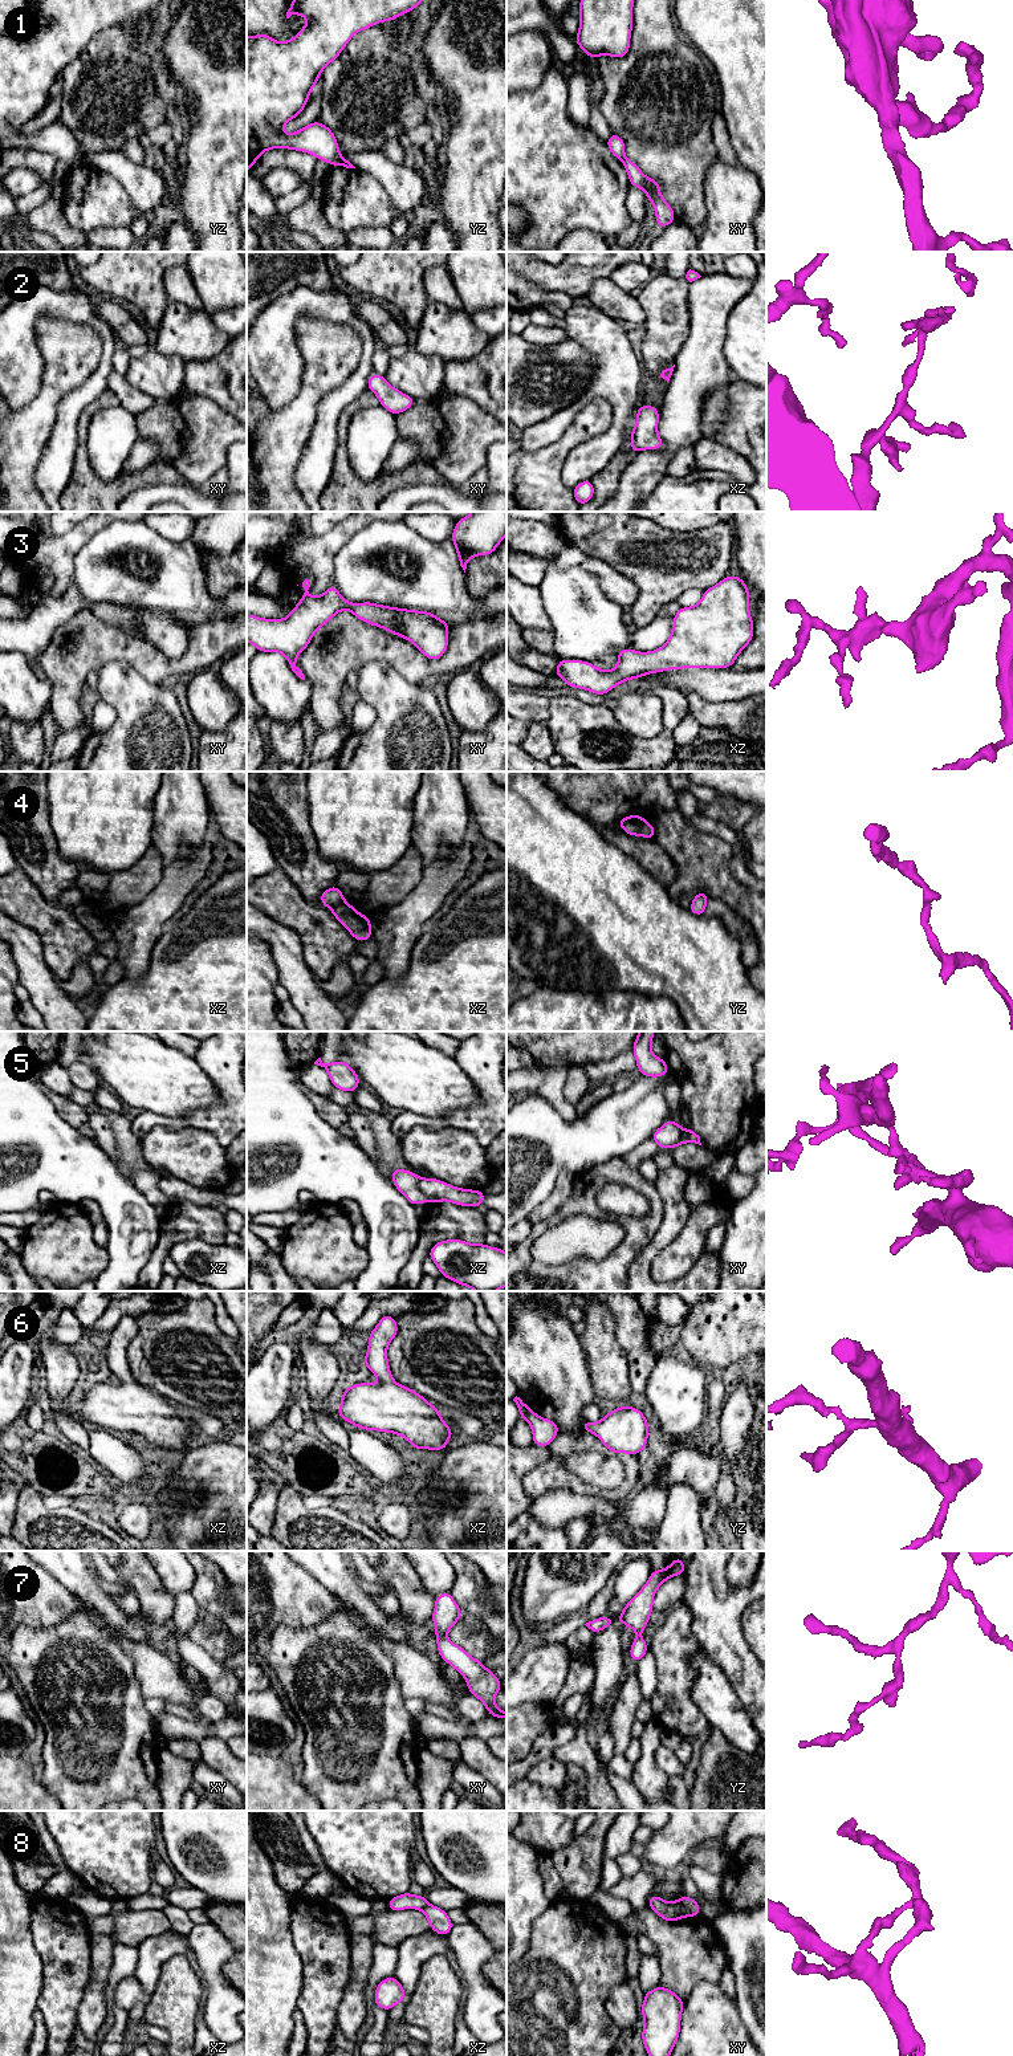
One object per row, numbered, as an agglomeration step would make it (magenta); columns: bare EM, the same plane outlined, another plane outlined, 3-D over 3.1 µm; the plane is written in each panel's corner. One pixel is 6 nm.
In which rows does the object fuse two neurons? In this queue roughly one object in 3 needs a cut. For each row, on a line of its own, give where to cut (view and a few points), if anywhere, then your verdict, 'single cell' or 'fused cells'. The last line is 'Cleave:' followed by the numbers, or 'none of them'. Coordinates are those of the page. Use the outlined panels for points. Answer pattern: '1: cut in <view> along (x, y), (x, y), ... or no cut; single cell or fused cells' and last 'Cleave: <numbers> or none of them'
1: cut in yz along (340, 157), (332, 165); fused cells
2: no cut; single cell
3: no cut; single cell
4: no cut; single cell
5: cut in xz along (419, 1177), (418, 1187), (427, 1200); fused cells
6: no cut; single cell
7: no cut; single cell
8: cut in xy along (680, 1898), (690, 1916); fused cells
Cleave: 1, 5, 8

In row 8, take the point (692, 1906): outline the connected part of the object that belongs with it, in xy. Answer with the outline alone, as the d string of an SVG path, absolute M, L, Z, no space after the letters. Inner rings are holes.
M680 1894L680 1900L683 1905L687 1908L689 1917L699 1917L700 1914L700 1905L697 1901L692 1900L691 1897Z

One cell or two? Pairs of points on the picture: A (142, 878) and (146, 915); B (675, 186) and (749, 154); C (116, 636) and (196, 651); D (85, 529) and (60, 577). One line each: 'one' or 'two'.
A: two
B: two
C: one
D: one

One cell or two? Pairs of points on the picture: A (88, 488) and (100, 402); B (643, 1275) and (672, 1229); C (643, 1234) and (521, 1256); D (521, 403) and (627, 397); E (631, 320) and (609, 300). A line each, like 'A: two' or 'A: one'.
A: one
B: one
C: one
D: two
E: one

